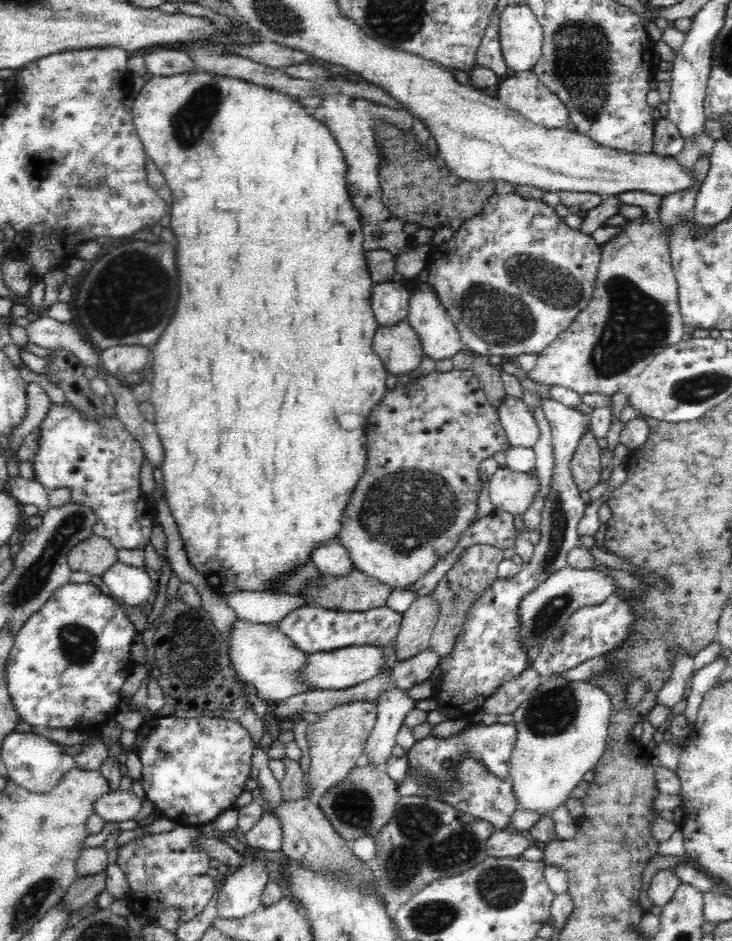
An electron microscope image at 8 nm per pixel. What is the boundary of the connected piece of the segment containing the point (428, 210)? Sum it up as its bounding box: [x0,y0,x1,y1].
[375,122,495,231]

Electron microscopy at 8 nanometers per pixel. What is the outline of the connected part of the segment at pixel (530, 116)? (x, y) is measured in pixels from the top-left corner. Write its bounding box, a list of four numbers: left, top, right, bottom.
[497,71,569,128]

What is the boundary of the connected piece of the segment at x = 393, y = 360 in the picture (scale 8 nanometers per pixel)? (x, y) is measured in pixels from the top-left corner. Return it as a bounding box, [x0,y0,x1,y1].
[373,320,425,377]

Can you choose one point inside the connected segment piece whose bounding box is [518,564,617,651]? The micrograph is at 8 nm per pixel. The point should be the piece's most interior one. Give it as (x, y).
(544, 610)

